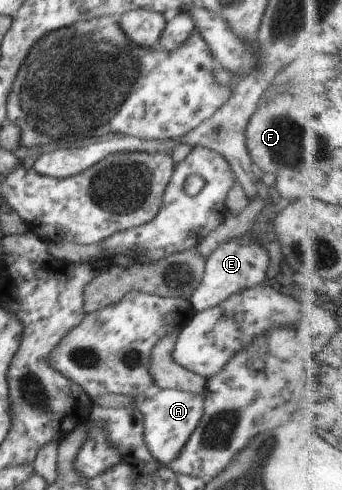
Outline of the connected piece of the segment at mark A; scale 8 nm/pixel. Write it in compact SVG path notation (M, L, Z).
M154 389L136 408L143 420L143 441L161 465L173 460L184 446L190 433L197 427L203 413L203 395L200 392L179 391L176 389Z

